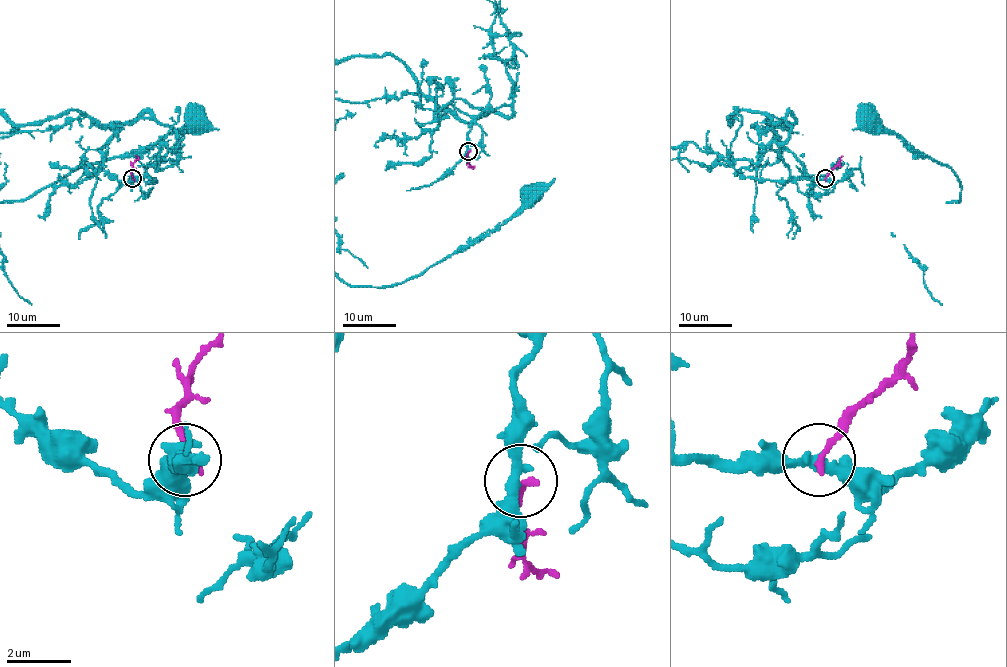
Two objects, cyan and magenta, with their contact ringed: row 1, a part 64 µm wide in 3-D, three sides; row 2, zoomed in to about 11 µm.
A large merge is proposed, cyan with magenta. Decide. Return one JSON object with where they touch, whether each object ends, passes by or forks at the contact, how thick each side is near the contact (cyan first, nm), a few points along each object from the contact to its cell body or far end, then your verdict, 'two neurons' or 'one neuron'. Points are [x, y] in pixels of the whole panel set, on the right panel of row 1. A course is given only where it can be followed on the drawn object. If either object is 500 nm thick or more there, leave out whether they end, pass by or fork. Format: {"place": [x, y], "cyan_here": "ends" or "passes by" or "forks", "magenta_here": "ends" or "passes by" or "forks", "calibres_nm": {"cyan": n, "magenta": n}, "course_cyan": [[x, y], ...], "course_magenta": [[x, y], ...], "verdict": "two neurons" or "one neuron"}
{"place": [825, 178], "cyan_here": "passes by", "magenta_here": "ends", "calibres_nm": {"cyan": 360, "magenta": 220}, "course_magenta": [[825, 179], [843, 156]], "verdict": "two neurons"}

